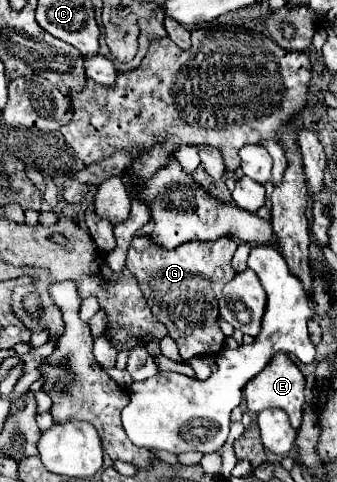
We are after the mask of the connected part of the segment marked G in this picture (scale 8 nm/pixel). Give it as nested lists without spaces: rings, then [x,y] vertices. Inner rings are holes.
[[[135,237],[127,251],[125,267],[135,275],[155,317],[169,329],[185,361],[195,355],[217,355],[223,349],[223,333],[217,327],[219,297],[227,281],[235,277],[231,257],[235,241],[225,237],[217,241],[191,241],[171,251],[159,247],[151,237]]]

